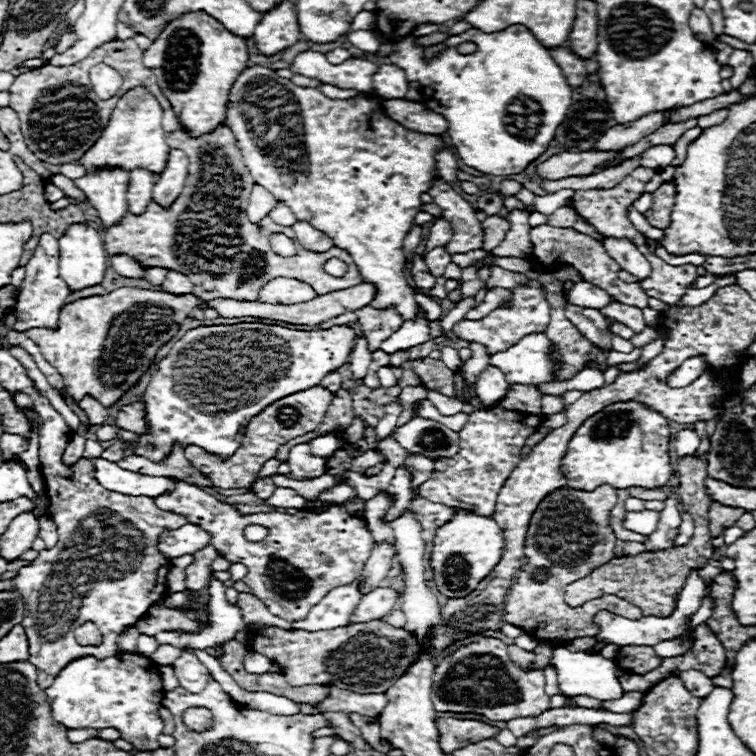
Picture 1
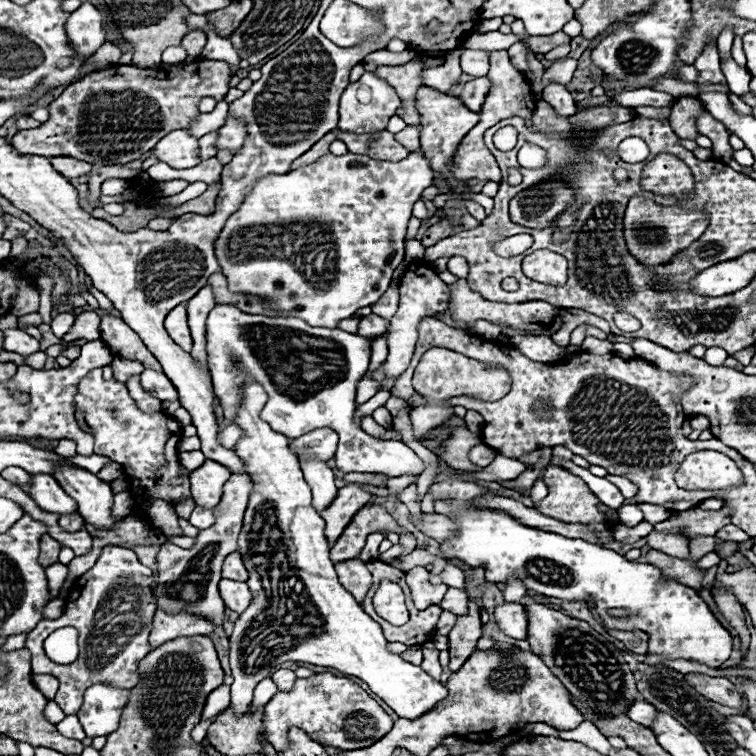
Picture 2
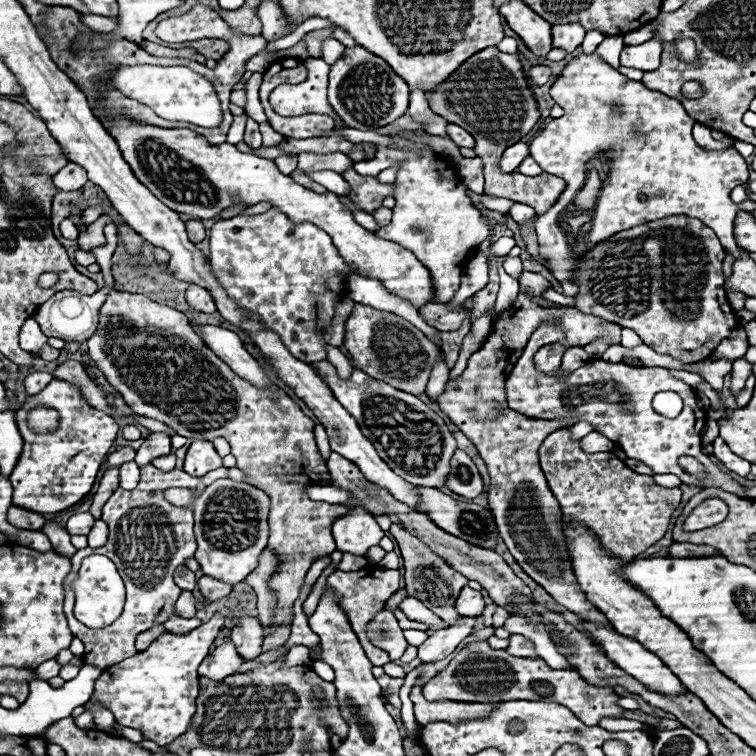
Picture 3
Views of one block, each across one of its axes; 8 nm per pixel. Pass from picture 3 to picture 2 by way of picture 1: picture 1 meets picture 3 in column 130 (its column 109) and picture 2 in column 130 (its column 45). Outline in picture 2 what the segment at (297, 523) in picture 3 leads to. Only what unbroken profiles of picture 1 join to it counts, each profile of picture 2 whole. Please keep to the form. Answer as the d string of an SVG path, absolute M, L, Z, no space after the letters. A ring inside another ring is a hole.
M104 316L100 322L100 332L114 356L140 360L144 368L160 368L156 358L148 354L148 348L142 344L140 336L122 318Z

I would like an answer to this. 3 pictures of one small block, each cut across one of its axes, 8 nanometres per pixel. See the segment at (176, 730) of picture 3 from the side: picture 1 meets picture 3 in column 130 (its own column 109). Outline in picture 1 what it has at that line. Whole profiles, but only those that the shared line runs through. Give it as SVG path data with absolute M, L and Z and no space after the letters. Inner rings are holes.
M116 654L104 660L96 660L94 656L84 656L72 660L54 680L50 688L46 688L48 700L52 702L52 716L66 728L116 728L122 740L130 742L140 752L154 752L160 748L158 734L164 730L164 720L160 718L160 700L162 700L162 680L158 666L142 656L142 654Z

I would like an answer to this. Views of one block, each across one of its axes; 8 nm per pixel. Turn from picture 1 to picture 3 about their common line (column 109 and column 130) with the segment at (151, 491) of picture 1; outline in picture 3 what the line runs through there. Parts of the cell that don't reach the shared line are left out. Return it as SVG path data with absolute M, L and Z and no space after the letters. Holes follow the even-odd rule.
M132 460L132 462L124 462L120 468L120 486L130 490L130 488L136 488L138 484L138 464Z

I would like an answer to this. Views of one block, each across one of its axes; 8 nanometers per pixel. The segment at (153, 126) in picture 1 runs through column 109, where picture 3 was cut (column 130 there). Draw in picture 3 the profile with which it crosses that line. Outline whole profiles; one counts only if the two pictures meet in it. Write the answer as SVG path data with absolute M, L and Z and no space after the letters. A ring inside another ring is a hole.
M130 120L108 124L106 128L116 138L124 160L132 166L138 180L142 180L142 184L146 184L146 188L150 188L150 192L168 208L206 220L234 204L254 206L258 202L270 202L280 212L286 212L290 220L312 222L326 230L344 260L354 264L362 276L382 280L392 294L410 300L416 308L430 302L430 272L426 272L420 260L410 250L364 230L354 220L352 212L340 204L334 192L316 194L282 174L272 160L244 154L236 150L234 144L208 144L204 136L186 128L150 128L144 124L130 124Z

